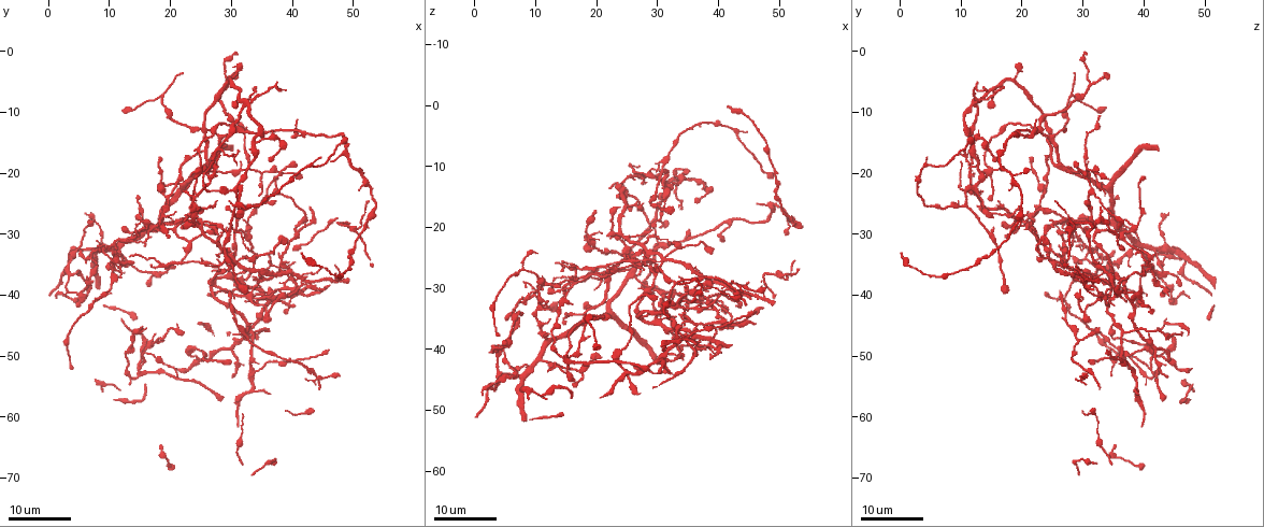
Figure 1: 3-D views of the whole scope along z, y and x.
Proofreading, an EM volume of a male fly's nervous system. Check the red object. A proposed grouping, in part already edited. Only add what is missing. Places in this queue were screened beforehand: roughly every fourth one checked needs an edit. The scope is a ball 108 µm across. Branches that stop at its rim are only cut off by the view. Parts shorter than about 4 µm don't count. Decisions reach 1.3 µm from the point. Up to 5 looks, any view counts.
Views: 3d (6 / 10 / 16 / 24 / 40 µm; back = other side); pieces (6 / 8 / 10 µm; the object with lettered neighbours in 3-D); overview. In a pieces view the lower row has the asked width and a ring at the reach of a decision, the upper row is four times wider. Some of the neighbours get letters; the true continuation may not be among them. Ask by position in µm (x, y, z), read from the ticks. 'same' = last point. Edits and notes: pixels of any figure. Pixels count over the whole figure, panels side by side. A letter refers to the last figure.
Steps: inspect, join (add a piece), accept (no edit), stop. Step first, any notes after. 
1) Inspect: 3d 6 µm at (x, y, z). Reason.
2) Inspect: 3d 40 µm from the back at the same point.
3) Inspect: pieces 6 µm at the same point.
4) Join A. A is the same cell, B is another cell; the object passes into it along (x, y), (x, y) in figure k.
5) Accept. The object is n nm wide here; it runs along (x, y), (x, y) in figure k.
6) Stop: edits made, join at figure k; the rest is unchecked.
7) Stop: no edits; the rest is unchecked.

Inspect: 3d 24 µm at (25.5, 19.5, 17.0). Free end.

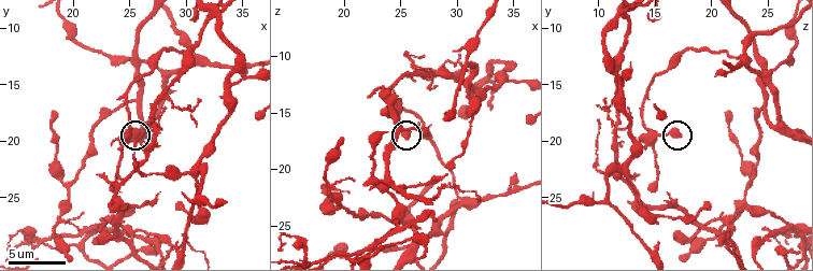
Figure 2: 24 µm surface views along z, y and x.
Inspect: pieces 6 µm at (25.6, 19.4, 17.2). See the neighbours.

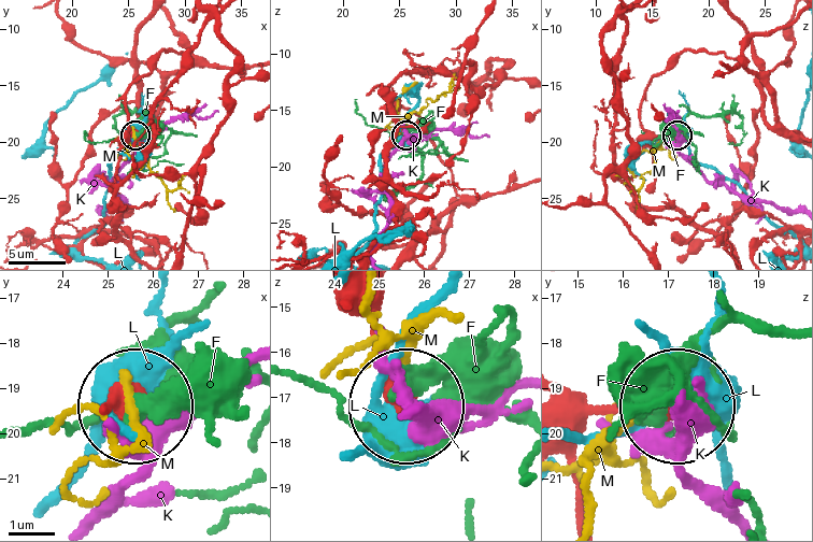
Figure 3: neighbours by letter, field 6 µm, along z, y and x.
Accept. F, K, L and M are other cells; no lettered piece goes on from it.

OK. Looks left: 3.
Inspect: 3d 16 µm at (30.0, 51.0, 32.0). An open end.

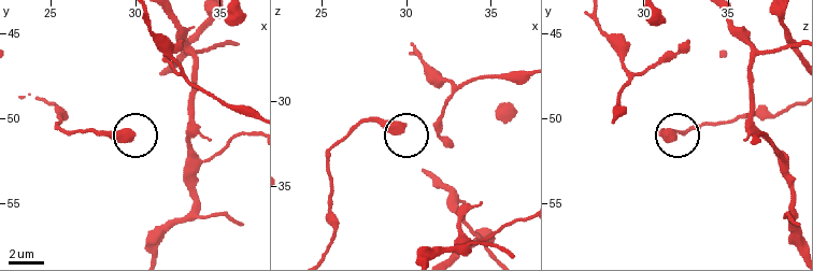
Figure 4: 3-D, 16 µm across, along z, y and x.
Inspect: pieces 6 µm at (29.8, 51.0, 31.8). See the neighbours.

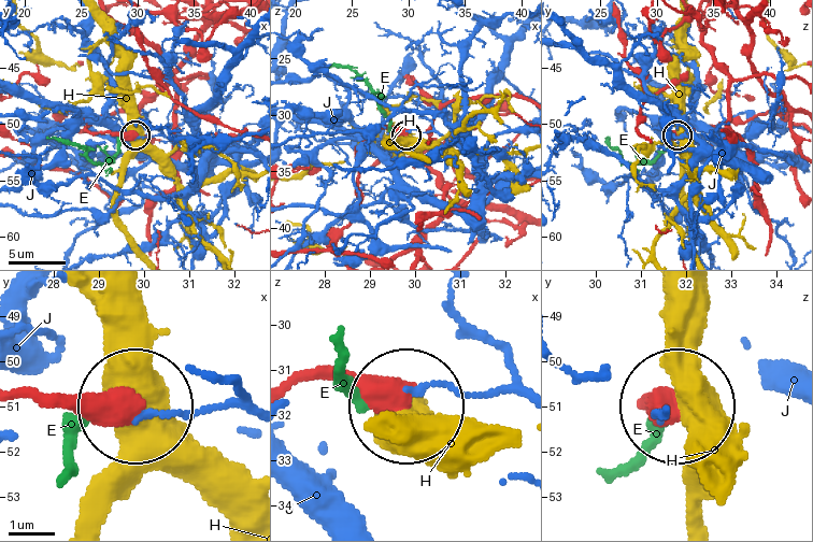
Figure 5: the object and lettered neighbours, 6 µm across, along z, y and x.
Accept. The object is 540 nm wide here; E, H and J are other cells; no lettered piece goes on from it.

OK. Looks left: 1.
Stop: no edits; the rest is unchecked.

